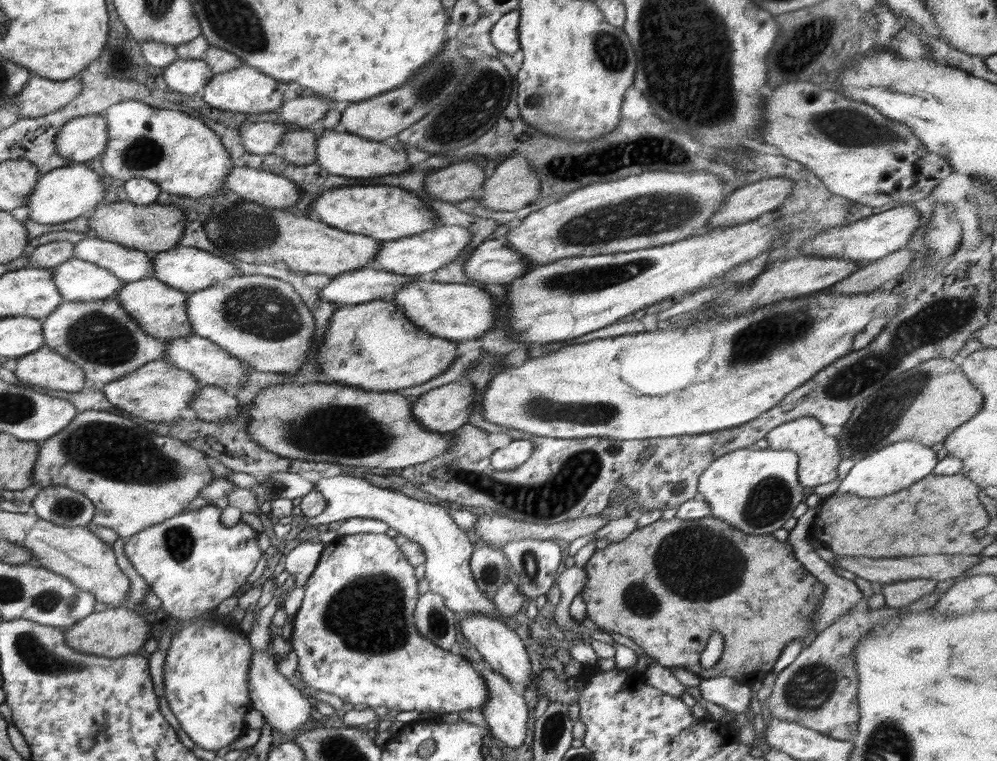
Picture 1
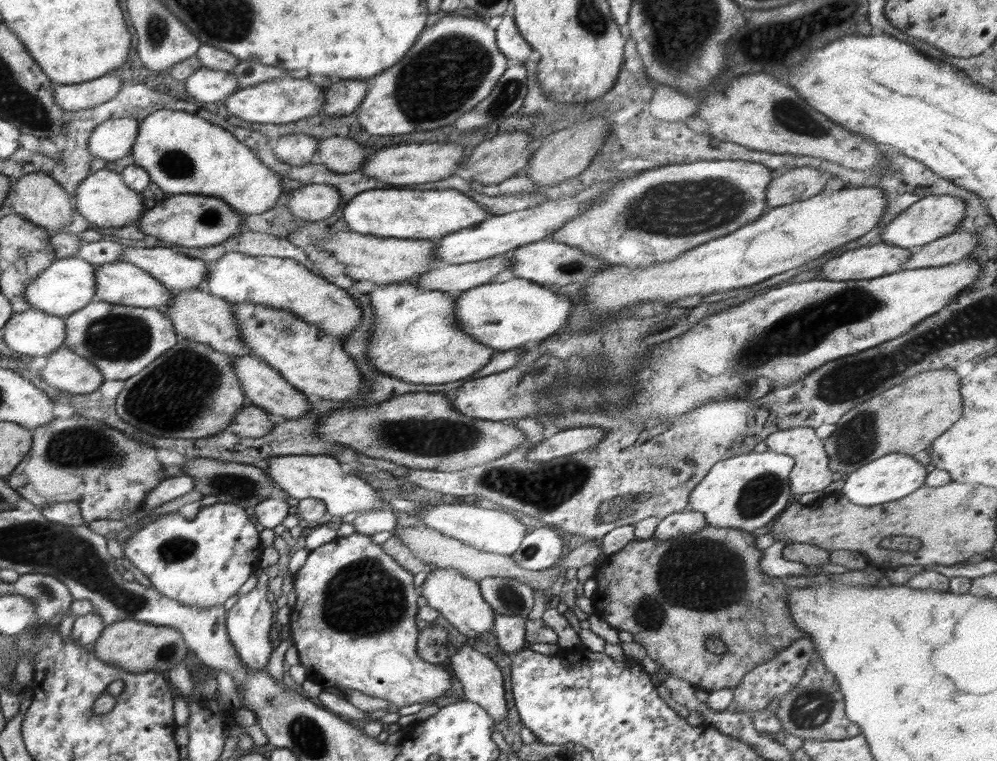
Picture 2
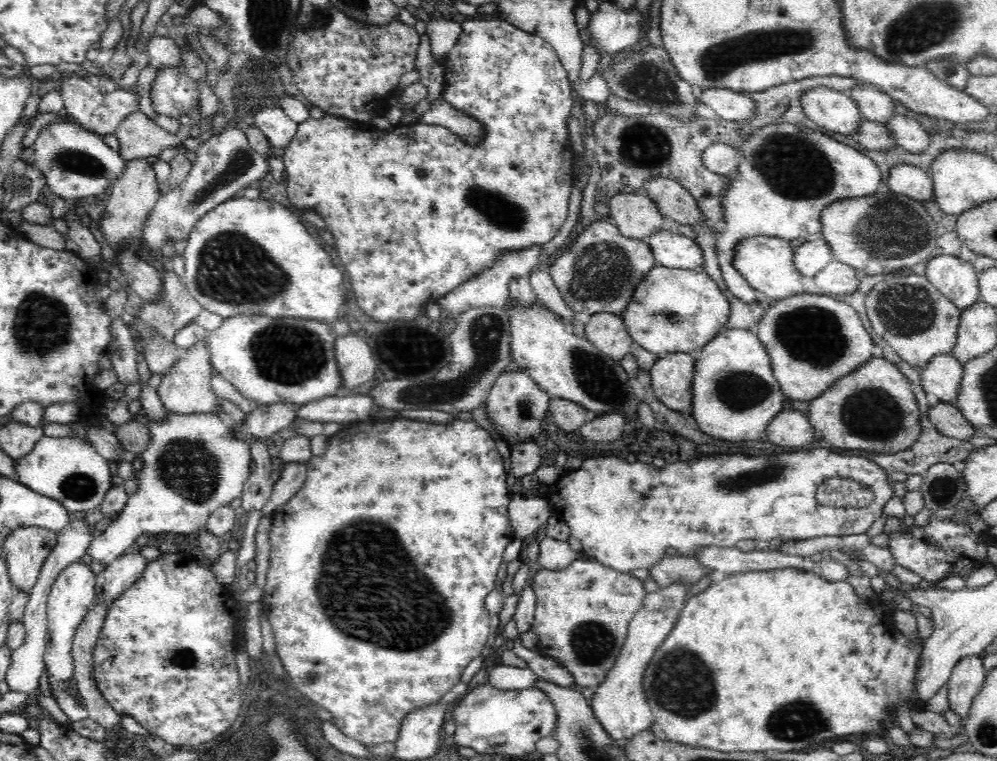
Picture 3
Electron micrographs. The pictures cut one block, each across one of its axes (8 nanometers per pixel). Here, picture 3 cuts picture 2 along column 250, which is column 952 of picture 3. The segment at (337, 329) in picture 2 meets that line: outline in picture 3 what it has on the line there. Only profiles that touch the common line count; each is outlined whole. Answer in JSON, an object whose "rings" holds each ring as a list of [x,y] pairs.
{"rings":[[[951,254],[932,256],[925,268],[928,281],[961,310],[980,301],[977,273],[972,264]]]}

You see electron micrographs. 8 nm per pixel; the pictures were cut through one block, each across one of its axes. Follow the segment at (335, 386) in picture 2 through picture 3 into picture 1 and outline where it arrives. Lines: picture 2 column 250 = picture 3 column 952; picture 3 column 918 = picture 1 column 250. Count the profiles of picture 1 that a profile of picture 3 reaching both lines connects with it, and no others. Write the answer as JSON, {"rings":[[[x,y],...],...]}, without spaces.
{"rings":[[[236,275],[216,286],[192,292],[187,298],[187,315],[192,334],[210,339],[258,372],[277,372],[281,377],[296,374],[309,359],[314,345],[316,327],[312,313],[291,284],[270,276]]]}

